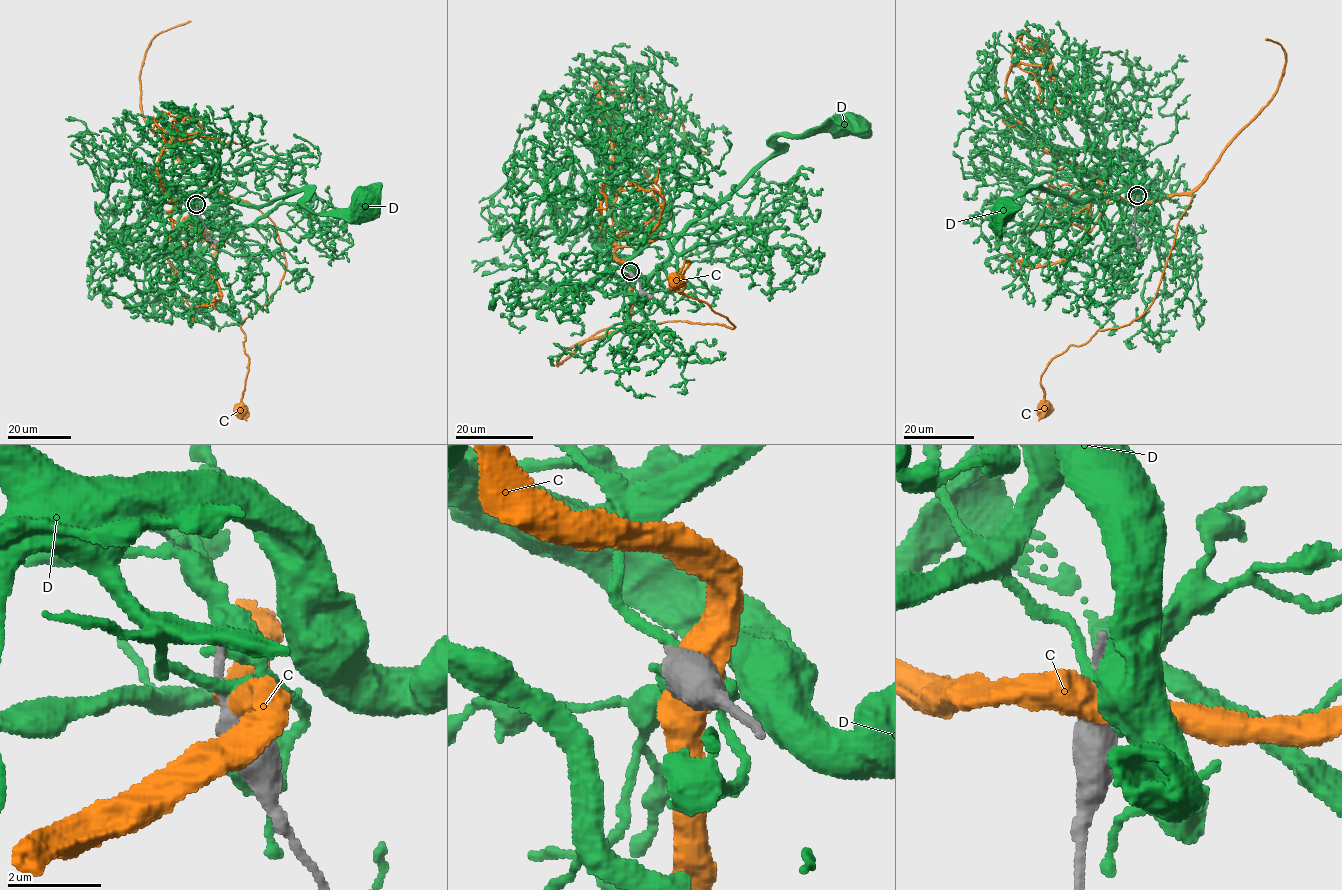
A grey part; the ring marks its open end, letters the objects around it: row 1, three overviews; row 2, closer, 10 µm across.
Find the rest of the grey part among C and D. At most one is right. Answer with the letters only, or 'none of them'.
none of them

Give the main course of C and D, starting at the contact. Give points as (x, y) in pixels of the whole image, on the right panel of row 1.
C: (1136, 201), (1192, 196), (1178, 223), (1154, 301), (1131, 322), (1100, 329), (1050, 361), (1040, 380), (1044, 407)
D: (1136, 198), (1138, 208), (1106, 196), (1082, 204), (1037, 187), (1020, 194), (1007, 216), (1005, 209), (1002, 212)

